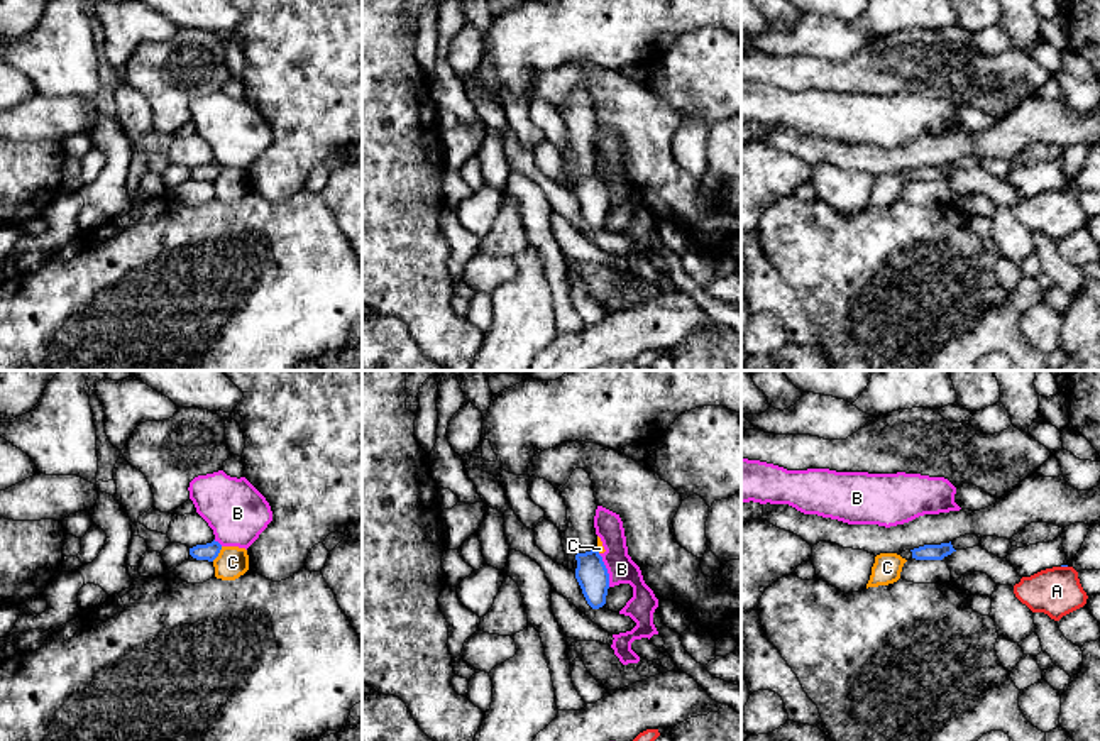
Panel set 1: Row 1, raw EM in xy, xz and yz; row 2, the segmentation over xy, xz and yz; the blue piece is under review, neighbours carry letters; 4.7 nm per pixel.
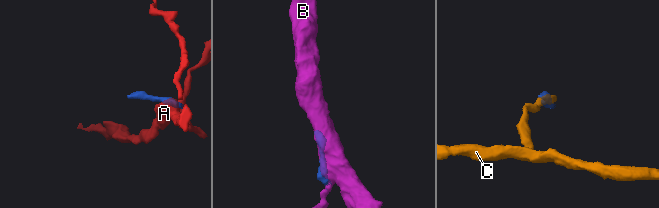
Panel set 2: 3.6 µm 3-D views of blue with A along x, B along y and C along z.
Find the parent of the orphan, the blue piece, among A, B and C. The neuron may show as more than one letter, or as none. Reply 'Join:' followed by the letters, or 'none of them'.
Join: none of them

